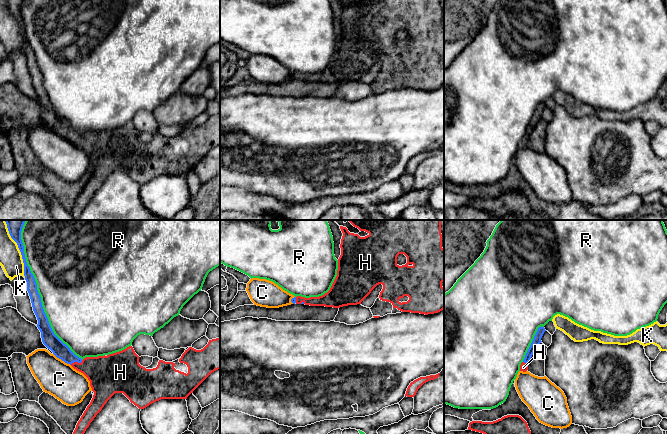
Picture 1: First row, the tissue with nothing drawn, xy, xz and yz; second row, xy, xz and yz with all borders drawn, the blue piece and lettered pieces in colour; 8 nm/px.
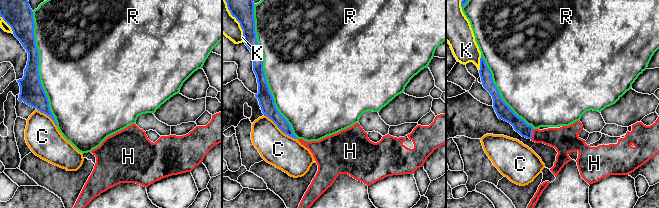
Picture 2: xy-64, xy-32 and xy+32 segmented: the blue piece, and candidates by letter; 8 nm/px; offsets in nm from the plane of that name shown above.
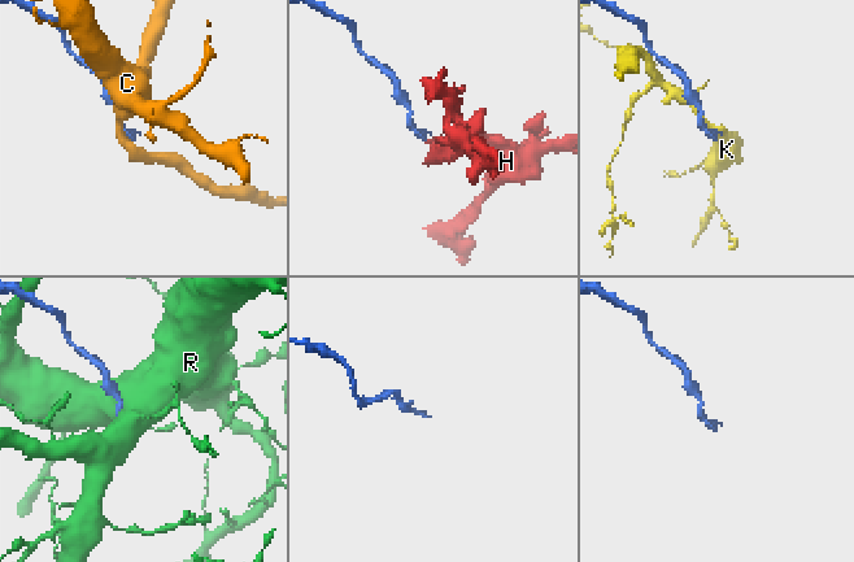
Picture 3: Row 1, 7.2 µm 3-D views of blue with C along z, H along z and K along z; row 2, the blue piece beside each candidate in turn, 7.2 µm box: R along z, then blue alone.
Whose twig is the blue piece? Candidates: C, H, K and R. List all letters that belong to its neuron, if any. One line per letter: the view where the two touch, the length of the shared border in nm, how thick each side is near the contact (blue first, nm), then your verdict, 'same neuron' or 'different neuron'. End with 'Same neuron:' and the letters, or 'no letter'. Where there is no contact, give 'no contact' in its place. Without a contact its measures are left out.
C: xy | 170 nm | 120/280 nm | different neuron
H: xy | 110 nm | 120/280 nm | same neuron
K: xy | 460 nm | 100/180 nm | different neuron
R: xy | 1200 nm | 90/500 nm | different neuron
Same neuron: H

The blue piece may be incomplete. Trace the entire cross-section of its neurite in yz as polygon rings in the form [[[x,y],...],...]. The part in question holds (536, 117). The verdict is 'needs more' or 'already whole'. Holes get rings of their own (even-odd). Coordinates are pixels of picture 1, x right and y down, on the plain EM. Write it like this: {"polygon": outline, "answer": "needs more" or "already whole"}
{"polygon": [[[542,102],[538,104],[538,106],[534,112],[534,115],[525,131],[525,134],[520,141],[520,147],[526,148],[528,146],[528,139],[529,139],[534,127],[536,126],[538,121],[542,118],[541,114],[545,107],[546,107],[545,104]]], "answer": "needs more"}

